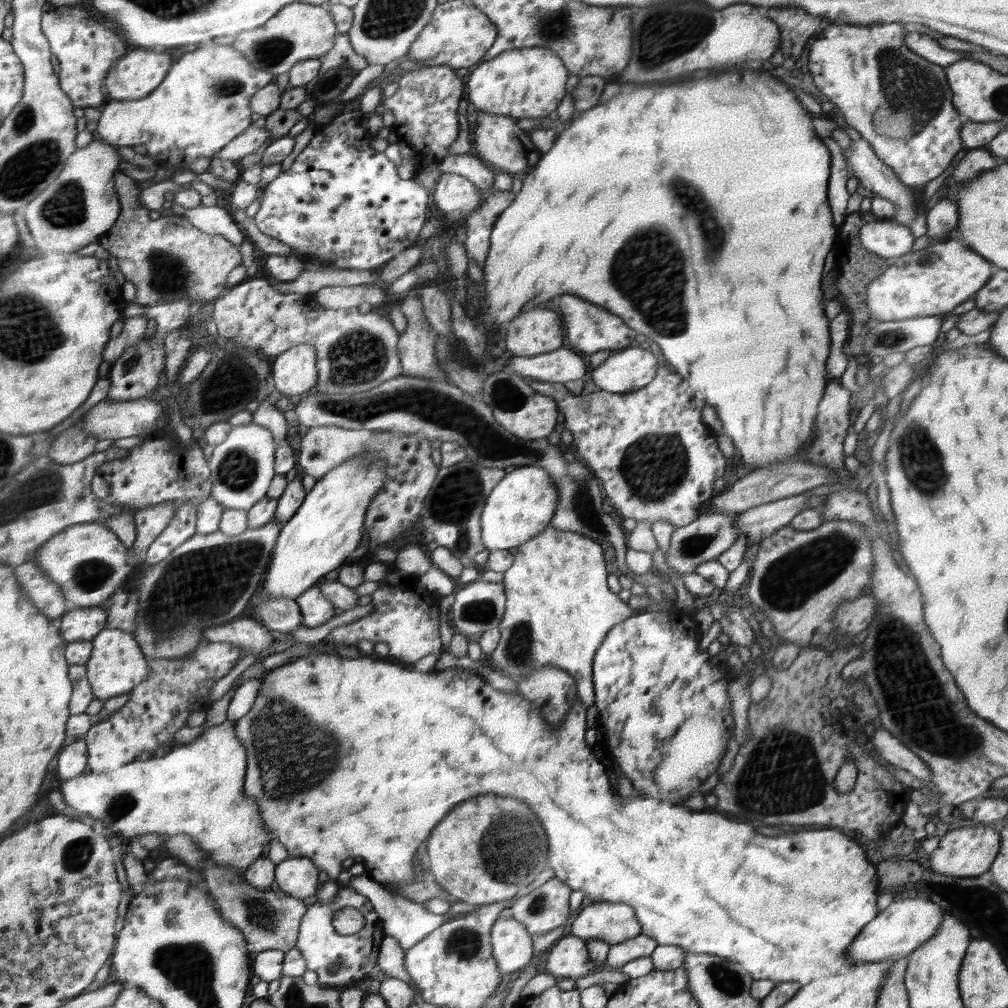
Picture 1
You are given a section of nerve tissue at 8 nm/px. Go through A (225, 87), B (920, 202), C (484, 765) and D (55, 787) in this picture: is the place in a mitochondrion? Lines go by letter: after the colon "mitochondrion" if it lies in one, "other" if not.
A: mitochondrion
B: other
C: other
D: other

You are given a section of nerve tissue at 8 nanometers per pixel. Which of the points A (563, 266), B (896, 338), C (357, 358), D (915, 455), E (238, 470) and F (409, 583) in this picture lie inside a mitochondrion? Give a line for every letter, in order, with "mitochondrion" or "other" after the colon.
A: other
B: mitochondrion
C: mitochondrion
D: mitochondrion
E: mitochondrion
F: other

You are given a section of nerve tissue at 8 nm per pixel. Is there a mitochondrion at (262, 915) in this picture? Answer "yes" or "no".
yes

